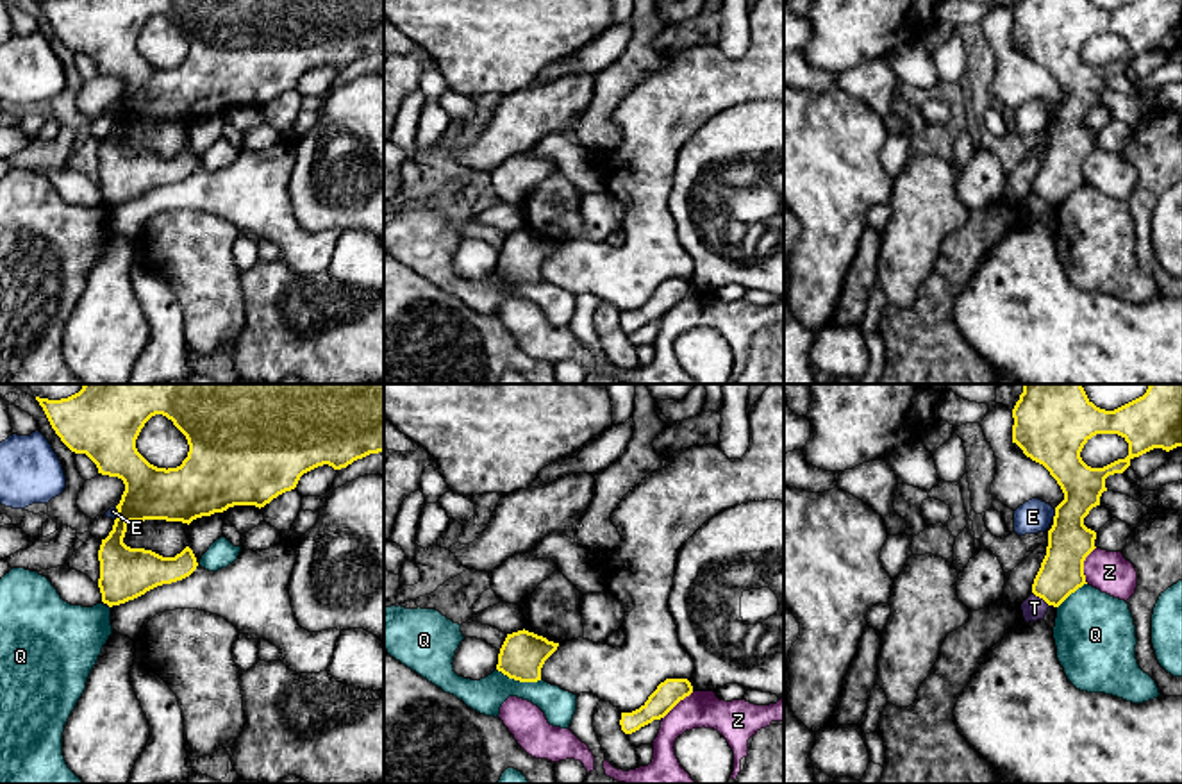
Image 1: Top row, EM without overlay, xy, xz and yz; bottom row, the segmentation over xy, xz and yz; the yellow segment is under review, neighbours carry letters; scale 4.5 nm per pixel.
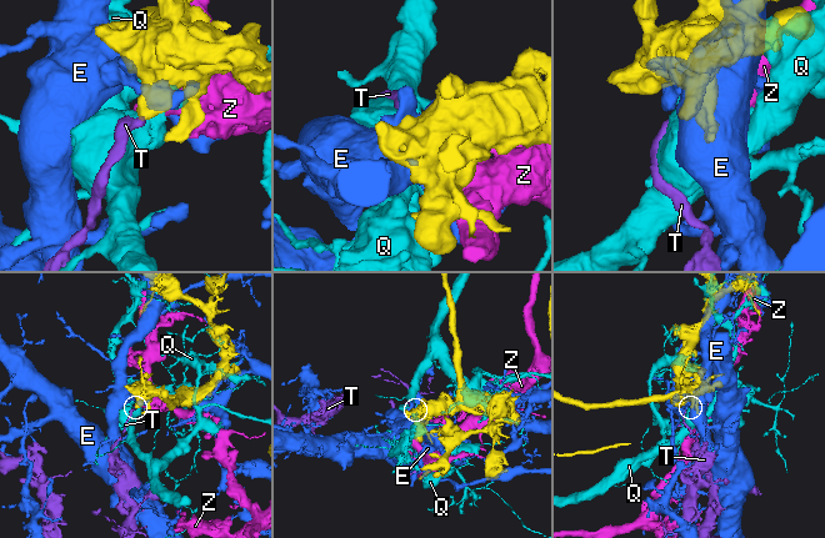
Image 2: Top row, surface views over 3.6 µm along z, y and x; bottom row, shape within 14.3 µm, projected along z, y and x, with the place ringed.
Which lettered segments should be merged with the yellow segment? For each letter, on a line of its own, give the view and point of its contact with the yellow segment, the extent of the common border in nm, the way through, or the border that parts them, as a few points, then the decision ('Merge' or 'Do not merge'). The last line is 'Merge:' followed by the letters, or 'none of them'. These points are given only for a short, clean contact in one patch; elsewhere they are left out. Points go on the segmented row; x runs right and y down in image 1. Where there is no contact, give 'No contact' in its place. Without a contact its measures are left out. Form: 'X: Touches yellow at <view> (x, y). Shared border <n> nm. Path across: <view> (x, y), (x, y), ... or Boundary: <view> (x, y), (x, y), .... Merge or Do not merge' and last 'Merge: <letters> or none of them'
E: Touches yellow at yz (1056, 515). Shared border 50 nm. Do not merge
Q: Touches yellow at xz (520, 681). Shared border 220 nm. Do not merge
T: Touches yellow at yz (1041, 597). Shared border 100 nm. Boundary: yz (1032, 592), (1048, 606). Do not merge
Z: Touches yellow at yz (1082, 565). Shared border 170 nm. Do not merge
Merge: none of them

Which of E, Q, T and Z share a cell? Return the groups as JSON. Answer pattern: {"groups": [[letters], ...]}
{"groups": [["E"], ["Q"], ["T"], ["Z"]]}

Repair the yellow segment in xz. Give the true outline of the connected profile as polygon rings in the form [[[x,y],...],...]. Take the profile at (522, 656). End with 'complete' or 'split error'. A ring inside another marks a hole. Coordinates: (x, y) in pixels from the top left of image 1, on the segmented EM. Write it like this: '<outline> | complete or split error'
[[[529,630],[507,634],[496,670],[520,682],[541,680],[545,661],[557,650],[559,643],[548,641]]] | complete

